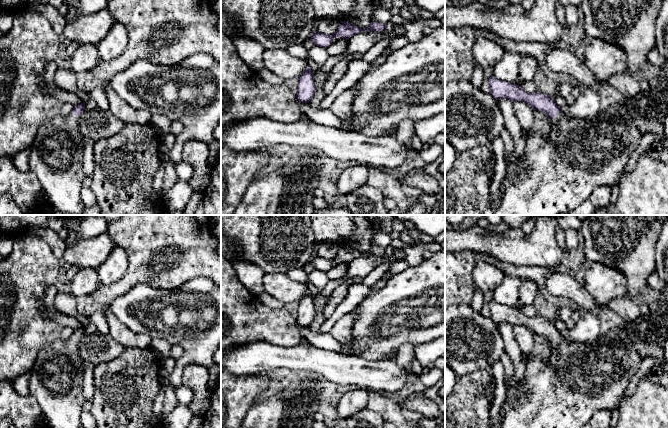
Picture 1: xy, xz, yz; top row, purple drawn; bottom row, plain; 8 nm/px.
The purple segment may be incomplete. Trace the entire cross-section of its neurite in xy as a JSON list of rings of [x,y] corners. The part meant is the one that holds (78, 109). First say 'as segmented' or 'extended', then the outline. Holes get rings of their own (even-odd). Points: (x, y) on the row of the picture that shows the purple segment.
extended; [[[85,102],[75,105],[68,115],[54,117],[41,124],[31,145],[29,158],[29,170],[36,175],[52,208],[68,215],[83,215],[86,208],[81,197],[82,188],[87,184],[82,169],[84,136],[79,128],[84,110]]]

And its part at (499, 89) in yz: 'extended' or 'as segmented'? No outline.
extended

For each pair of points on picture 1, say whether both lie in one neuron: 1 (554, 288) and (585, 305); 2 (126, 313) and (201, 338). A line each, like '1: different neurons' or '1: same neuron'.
1: same neuron
2: same neuron

